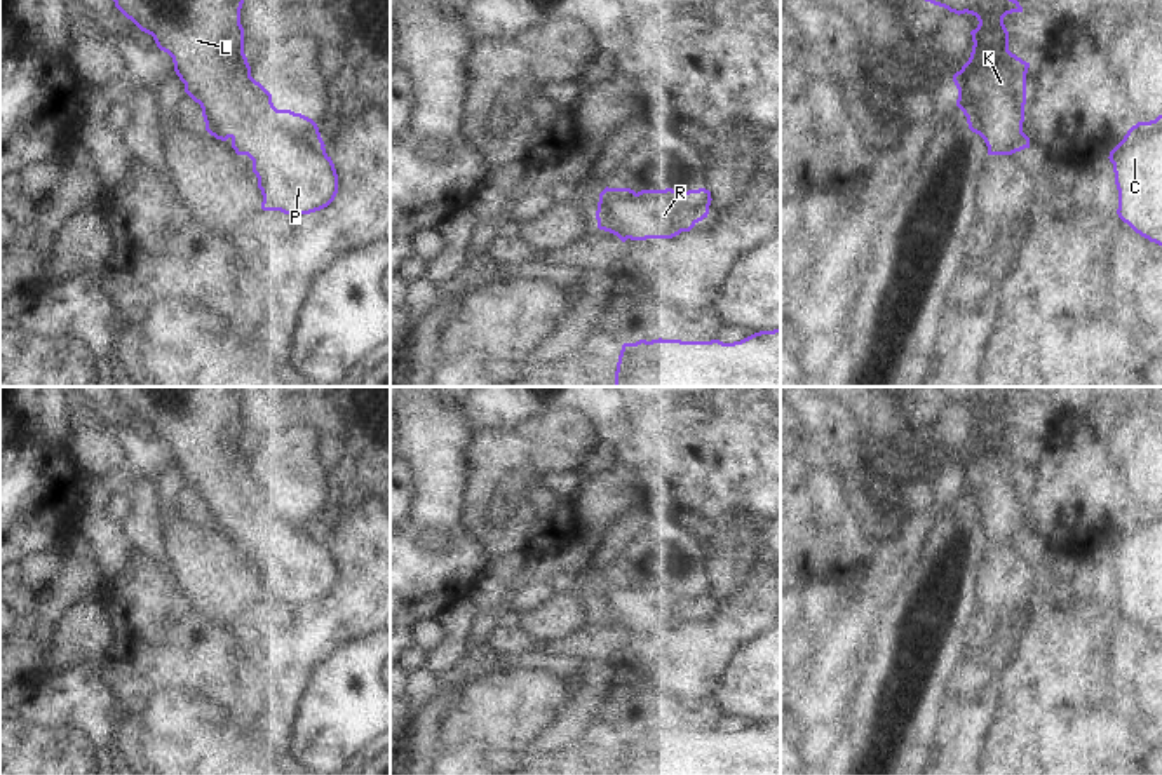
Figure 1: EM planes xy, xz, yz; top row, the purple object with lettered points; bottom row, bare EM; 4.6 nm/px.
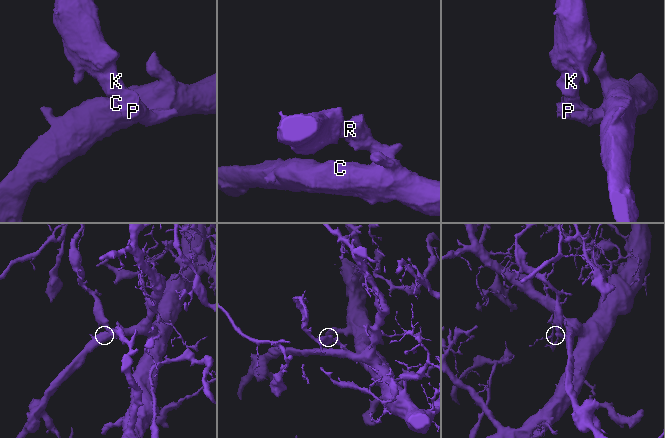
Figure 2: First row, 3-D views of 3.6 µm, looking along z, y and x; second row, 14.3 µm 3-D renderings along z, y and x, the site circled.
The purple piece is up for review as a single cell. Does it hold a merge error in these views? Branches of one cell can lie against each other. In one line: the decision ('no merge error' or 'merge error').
no merge error

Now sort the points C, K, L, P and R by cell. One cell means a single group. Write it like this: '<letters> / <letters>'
C K L P R

